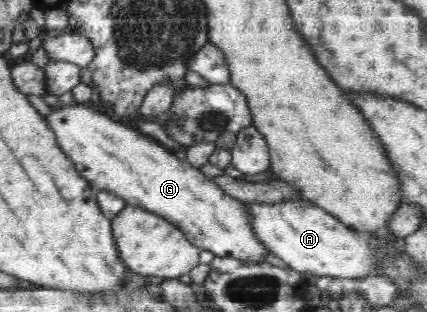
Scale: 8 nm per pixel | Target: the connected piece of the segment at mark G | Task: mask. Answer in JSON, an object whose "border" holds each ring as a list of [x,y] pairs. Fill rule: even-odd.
{"border":[[[62,104],[60,110],[52,110],[45,121],[52,128],[51,132],[55,134],[55,140],[62,152],[74,163],[75,169],[80,172],[81,178],[90,184],[94,194],[108,191],[123,198],[128,205],[142,207],[162,215],[174,223],[174,226],[177,226],[198,249],[210,250],[214,256],[230,256],[240,261],[263,263],[266,254],[270,253],[255,237],[247,220],[247,213],[238,199],[227,195],[199,168],[194,168],[190,163],[176,157],[175,152],[168,152],[168,148],[164,150],[160,142],[150,140],[144,133],[140,134],[137,128],[132,130],[130,126],[122,124],[122,120],[112,120],[110,116],[96,112],[86,104],[74,106]]]}

